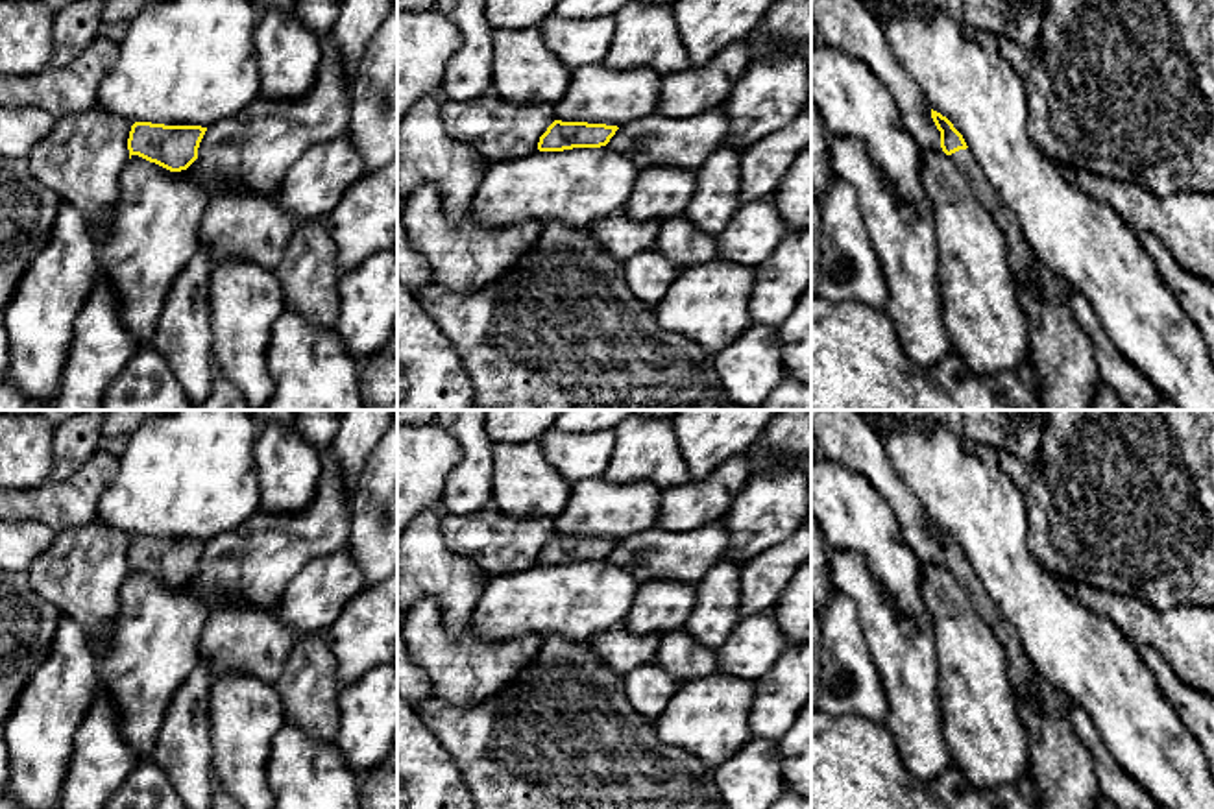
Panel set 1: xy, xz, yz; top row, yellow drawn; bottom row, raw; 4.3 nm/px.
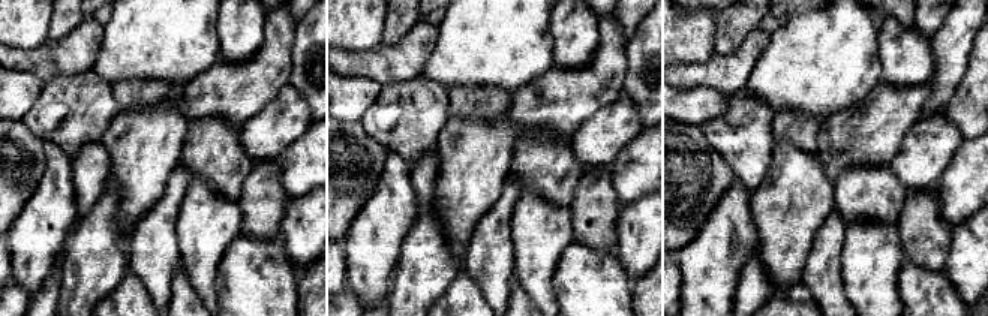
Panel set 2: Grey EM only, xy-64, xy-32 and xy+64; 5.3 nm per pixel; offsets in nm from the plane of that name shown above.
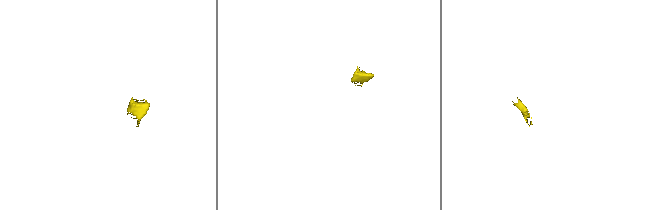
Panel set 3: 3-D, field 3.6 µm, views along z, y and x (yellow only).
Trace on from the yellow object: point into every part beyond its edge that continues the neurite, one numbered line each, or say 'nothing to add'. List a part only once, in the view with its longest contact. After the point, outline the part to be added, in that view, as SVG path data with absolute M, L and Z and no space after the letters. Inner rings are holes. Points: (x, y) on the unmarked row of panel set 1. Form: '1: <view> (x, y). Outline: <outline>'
1: yz (1022, 673). Outline: M959 563L950 569L953 578L963 586L979 619L990 628L1007 654L1007 665L1014 689L1029 687L1037 680L1037 670L1024 654L1016 630L1000 613L996 604L987 597L970 563Z

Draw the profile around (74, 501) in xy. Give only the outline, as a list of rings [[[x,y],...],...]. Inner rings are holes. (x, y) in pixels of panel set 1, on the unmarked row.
[[[98,449],[65,480],[48,478],[33,489],[0,488],[0,519],[37,521],[54,532],[87,525],[98,517],[100,499],[118,469],[120,458]]]

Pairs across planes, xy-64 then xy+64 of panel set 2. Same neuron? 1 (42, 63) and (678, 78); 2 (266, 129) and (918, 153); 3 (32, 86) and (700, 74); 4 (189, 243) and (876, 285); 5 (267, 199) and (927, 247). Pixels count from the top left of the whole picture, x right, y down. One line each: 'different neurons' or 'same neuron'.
1: same neuron
2: same neuron
3: different neurons
4: same neuron
5: same neuron

